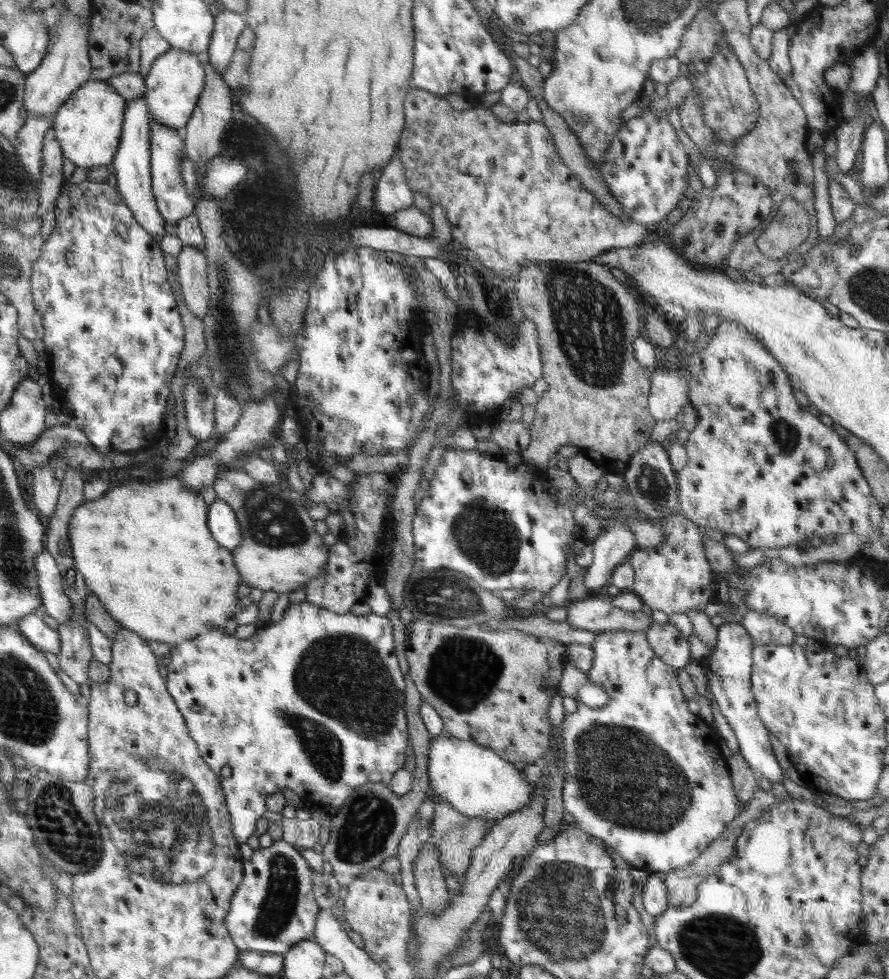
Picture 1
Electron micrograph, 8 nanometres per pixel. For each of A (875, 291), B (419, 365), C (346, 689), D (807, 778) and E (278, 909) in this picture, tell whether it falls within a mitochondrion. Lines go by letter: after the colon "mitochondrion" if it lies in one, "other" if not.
A: mitochondrion
B: other
C: mitochondrion
D: other
E: mitochondrion

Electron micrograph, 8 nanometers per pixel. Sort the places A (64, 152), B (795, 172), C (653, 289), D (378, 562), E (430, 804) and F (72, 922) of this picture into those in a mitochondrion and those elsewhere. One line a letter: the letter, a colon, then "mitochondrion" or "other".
A: other
B: mitochondrion
C: other
D: other
E: other
F: other

